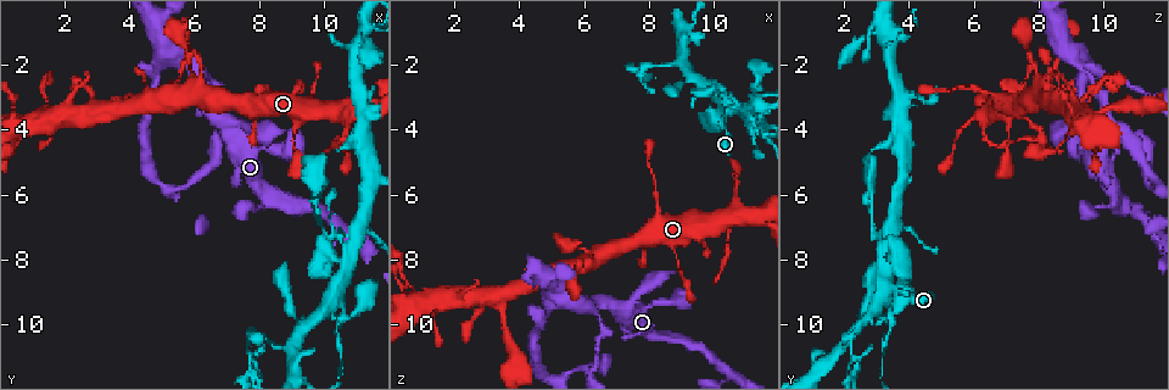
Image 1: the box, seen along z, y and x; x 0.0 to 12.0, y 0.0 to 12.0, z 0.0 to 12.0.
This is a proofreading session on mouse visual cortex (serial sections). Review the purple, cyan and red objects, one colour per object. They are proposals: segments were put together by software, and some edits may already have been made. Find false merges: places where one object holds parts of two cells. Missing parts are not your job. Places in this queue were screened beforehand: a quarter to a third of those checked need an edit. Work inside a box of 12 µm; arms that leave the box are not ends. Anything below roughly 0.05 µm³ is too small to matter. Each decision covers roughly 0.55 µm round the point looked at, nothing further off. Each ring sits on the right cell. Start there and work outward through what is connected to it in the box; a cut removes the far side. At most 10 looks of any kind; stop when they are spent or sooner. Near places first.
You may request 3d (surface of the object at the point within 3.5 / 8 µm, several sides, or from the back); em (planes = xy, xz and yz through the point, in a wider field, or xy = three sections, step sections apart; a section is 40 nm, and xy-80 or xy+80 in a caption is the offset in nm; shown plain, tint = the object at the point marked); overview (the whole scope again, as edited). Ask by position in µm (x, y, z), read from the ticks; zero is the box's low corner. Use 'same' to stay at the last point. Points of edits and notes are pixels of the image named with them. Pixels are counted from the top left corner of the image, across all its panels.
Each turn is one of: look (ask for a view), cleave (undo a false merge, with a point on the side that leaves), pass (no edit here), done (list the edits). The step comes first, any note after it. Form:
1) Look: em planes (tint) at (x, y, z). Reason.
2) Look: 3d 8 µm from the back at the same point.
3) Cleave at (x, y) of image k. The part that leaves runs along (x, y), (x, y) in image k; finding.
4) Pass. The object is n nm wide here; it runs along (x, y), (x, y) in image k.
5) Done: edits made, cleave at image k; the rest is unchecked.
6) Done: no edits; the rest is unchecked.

Look: 3d 3.5 µm at (10.4, 8.9, 3.3). A narrow waist.

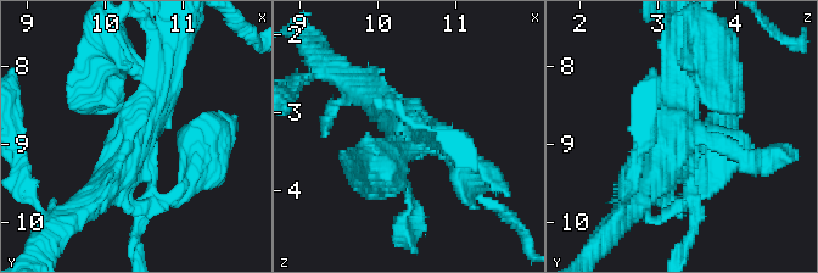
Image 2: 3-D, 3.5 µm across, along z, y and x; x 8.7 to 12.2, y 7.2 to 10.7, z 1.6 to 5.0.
Look: em xy step 2 (plain) at (10.40, 8.85, 3.35).

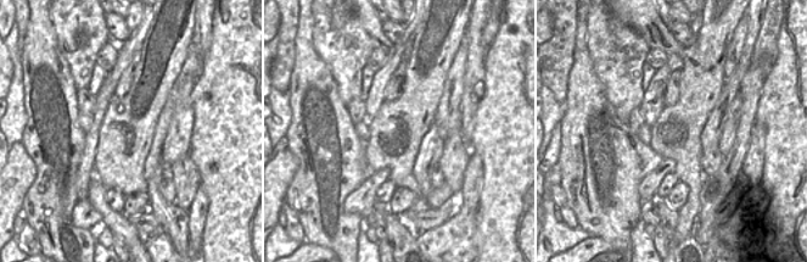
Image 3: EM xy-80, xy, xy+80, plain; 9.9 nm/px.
Look: em xy step 2 (tint) at the same point.

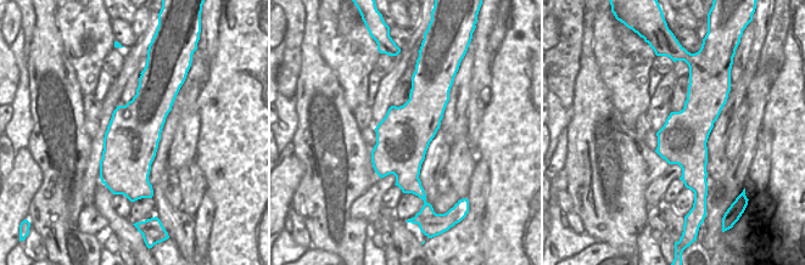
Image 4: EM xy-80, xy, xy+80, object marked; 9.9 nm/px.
Pass. It runs along (746, 166), (678, 126), (682, 57) in image 2; continuous, no second cell.

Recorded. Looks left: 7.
Look: 3d 8 µm at (9.0, 10.7, 2.0). Three-way junction.

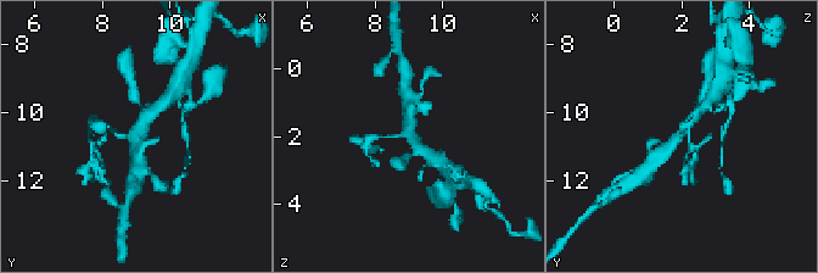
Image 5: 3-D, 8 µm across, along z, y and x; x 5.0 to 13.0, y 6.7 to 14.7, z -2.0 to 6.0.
Look: em xy step 1 (tint) at (8.9, 10.7, 1.9). Now the EM.

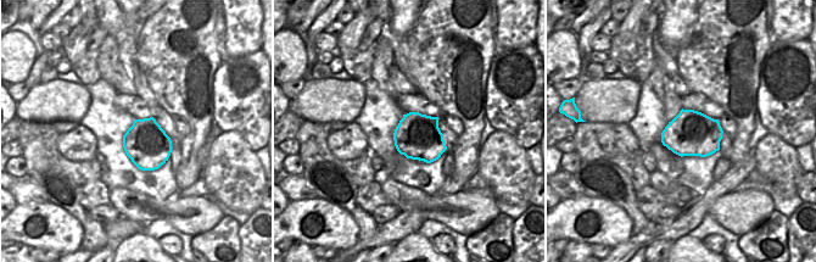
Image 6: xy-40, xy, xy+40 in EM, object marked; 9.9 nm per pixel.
Cleave at (99, 128) of image 5. 3 arms meet here; the part that leaves runs along (116, 132), (95, 126), (91, 150) in image 5; two cells meet here.

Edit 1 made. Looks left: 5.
Look: 3d 8 µm from the back at (11.2, 1.0, 3.2). Looks like a crossing.

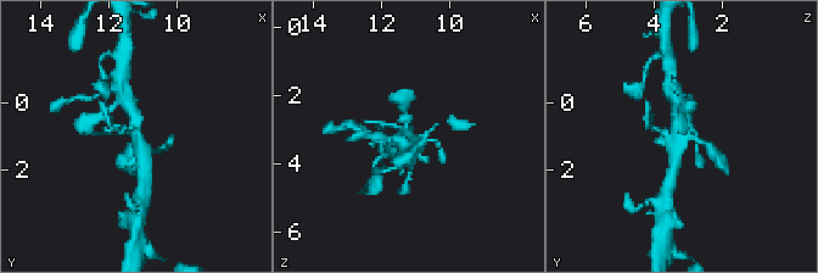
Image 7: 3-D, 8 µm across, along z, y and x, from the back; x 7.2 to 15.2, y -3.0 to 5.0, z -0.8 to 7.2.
Look: 3d 3.5 µm from the back at (11.2, 1.0, 3.2). Zoom in.

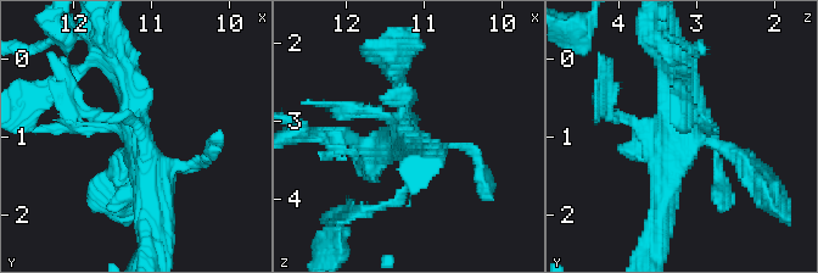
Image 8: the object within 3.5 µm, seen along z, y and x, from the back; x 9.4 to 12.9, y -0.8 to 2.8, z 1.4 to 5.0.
Look: em xy step 5 (tint) at (11.20, 1.05, 3.25).

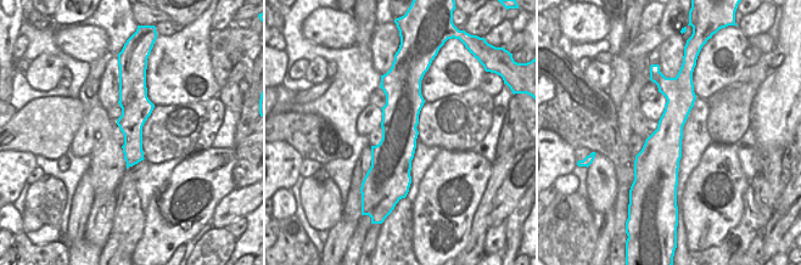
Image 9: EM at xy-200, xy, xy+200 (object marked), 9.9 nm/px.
Pass. The object is 400 nm wide here; it runs along (393, 82), (398, 178), (405, 186) in image 9; continuous, no second cell.

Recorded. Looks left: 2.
Done: edits made, cleave at image 5; the rest is unchecked.

